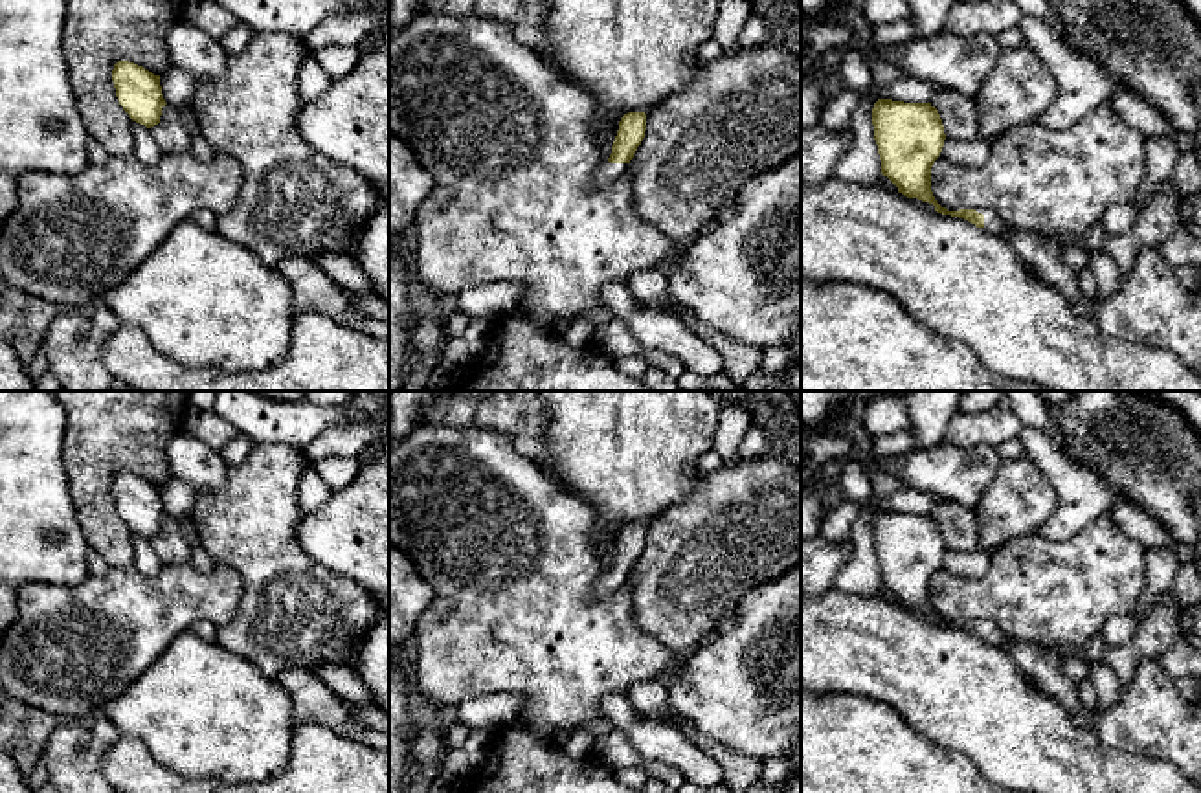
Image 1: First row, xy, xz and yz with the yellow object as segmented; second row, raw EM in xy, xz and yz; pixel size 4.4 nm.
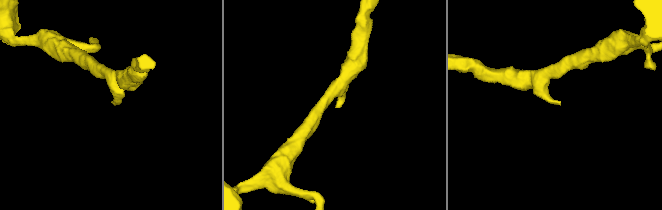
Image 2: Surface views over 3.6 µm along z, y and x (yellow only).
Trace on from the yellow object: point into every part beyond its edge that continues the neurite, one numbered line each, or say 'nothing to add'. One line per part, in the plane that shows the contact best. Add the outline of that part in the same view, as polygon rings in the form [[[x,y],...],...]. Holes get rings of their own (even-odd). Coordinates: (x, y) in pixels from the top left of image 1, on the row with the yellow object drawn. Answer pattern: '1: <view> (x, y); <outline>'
1: yz (992, 221); [[[975,209],[977,213],[984,215],[984,229],[1005,235],[1010,226],[997,215],[993,209]]]

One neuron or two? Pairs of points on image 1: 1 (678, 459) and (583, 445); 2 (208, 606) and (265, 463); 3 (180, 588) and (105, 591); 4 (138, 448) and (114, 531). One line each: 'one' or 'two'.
1: one
2: two
3: one
4: one

